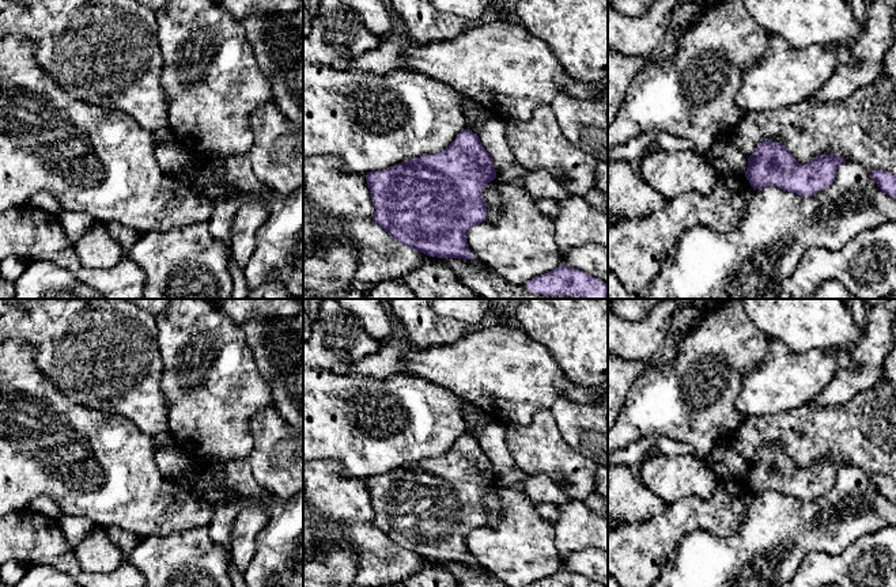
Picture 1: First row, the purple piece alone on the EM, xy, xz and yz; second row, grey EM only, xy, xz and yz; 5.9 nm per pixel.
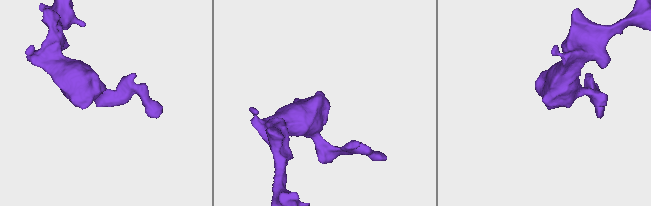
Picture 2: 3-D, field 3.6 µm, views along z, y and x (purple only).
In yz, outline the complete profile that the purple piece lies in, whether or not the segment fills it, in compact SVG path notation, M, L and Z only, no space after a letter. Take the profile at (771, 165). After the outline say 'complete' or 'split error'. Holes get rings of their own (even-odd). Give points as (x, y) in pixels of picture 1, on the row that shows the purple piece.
M764 140L748 158L745 177L753 190L776 186L802 197L827 189L836 177L843 156L820 154L810 162L798 163L782 143Z | complete

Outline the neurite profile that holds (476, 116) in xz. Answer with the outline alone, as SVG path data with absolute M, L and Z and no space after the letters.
M461 95L461 103L464 107L464 113L466 117L468 129L473 133L479 133L480 129L484 126L487 121L494 118L495 115L492 113L488 113L481 105L479 105L476 101L469 99L468 96Z

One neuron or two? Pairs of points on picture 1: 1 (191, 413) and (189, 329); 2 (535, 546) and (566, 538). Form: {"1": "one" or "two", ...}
{"1": "one", "2": "two"}

